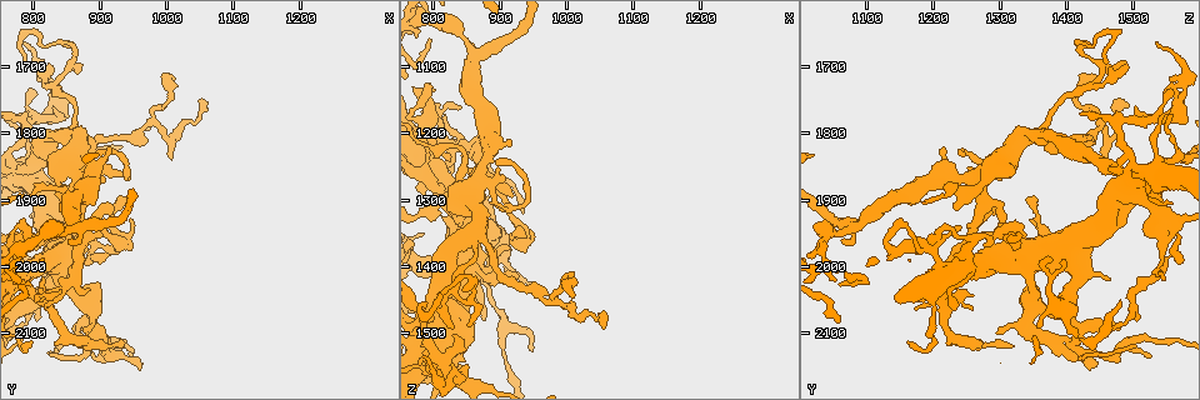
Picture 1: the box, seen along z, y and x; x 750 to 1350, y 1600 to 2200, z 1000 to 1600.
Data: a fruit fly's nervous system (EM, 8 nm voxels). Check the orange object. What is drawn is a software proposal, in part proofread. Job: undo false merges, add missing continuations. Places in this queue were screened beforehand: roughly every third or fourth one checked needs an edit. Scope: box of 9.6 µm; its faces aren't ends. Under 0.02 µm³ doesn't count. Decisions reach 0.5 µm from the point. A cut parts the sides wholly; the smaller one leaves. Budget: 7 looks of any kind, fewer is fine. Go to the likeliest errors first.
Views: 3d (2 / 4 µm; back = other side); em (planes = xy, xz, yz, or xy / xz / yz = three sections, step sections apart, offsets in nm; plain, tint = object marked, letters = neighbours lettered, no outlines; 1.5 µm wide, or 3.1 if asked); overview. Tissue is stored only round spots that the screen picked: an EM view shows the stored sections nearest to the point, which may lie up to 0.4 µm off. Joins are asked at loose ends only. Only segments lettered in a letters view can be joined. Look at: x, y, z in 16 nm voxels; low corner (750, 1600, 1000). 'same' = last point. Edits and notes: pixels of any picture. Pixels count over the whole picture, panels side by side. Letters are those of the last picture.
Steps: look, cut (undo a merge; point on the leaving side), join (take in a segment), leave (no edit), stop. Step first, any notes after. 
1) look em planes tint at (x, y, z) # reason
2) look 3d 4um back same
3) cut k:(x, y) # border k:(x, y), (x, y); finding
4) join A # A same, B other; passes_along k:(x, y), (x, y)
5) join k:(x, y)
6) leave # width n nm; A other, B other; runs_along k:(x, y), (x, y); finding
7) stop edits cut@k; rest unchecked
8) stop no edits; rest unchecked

look 3d 4um at (820, 2050, 1215) # abrupt turn

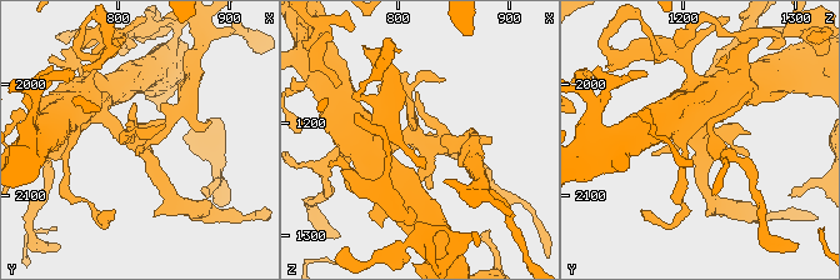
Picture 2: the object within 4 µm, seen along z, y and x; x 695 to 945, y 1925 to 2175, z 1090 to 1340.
look em xz step 8 letters at (822, 2048, 1214) # need the tissue

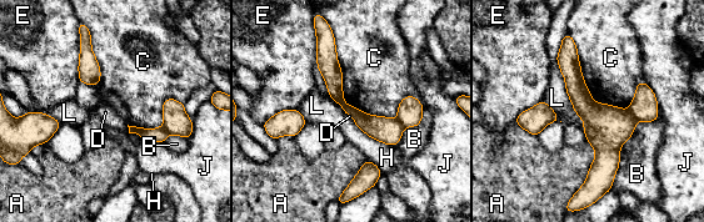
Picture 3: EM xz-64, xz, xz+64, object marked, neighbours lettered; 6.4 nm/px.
look em planes letters same # cut it another way

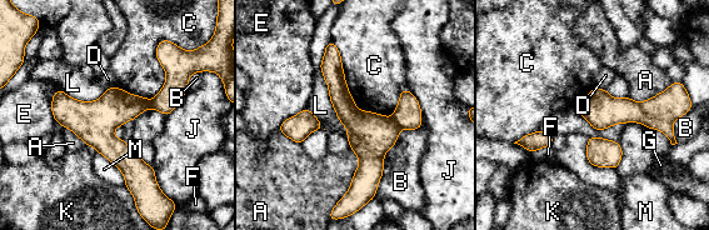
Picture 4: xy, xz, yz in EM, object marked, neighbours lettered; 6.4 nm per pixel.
leave # A other, B other, C other, D other, E other, F other, G other, J other, K other, L other, M other; border 4:(420, 126), (399, 131), (374, 196); continuous, no second cell

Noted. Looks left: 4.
look 3d 4um at (830, 1980, 1550) # thin end

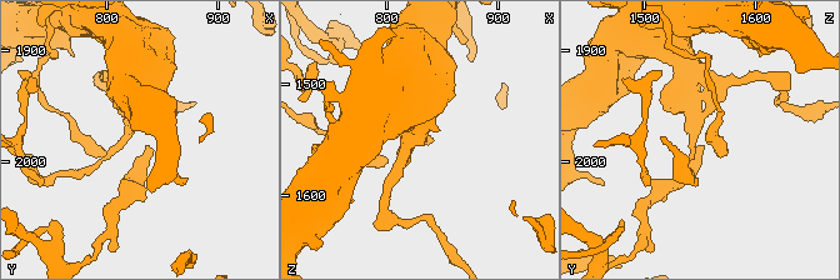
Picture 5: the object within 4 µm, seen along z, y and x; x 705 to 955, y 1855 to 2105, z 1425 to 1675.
look em xy step 4 letters at (838, 1984, 1556)

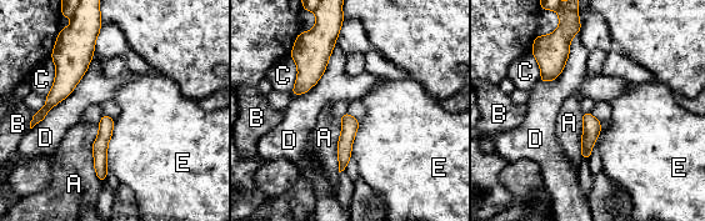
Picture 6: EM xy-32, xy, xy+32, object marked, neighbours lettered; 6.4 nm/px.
look em planes letters same

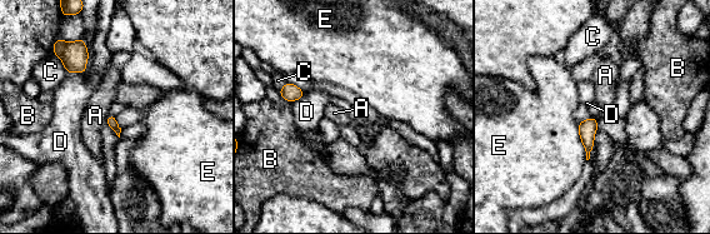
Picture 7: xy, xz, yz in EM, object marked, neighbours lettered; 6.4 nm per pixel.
leave # A other, B other, C other, D other, E other; none of them fits

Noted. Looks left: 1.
look em planes letters at (790, 1735, 1560)

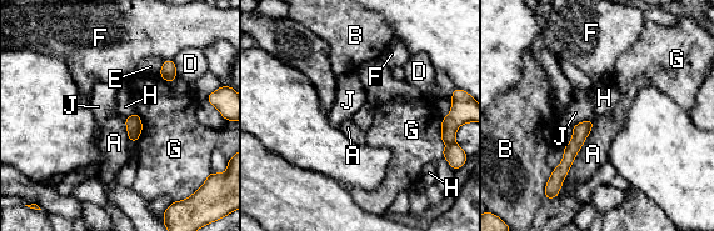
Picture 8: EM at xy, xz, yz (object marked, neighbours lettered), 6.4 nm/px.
leave # A other, B other, D other, E other, F other, G other, H other, J other; runs_along 8:(589, 124), (579, 134), (558, 175); none of them fits

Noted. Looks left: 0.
stop no edits; rest unchecked

